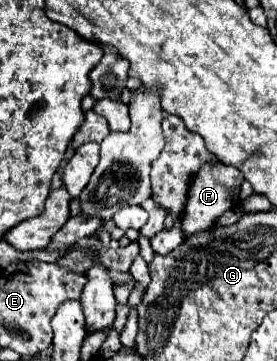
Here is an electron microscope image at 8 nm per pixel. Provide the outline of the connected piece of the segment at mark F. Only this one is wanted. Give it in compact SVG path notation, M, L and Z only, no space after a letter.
M216 161L216 163L204 163L204 167L200 167L198 175L192 175L192 183L188 183L188 199L186 199L184 217L182 217L184 235L190 237L192 233L210 229L214 225L214 221L226 209L238 207L238 203L240 203L238 191L240 191L242 181L244 181L242 171L236 169L236 167L232 167L232 165L222 165L220 161Z

